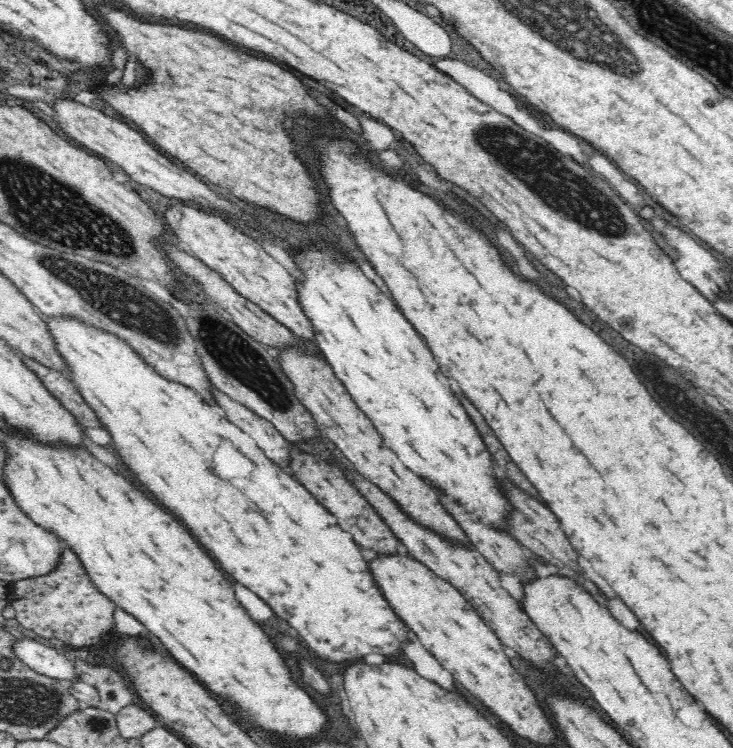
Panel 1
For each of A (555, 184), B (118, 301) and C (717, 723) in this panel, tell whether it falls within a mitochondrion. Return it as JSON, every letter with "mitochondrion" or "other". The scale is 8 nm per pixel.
{"A":"mitochondrion","B":"mitochondrion","C":"other"}

